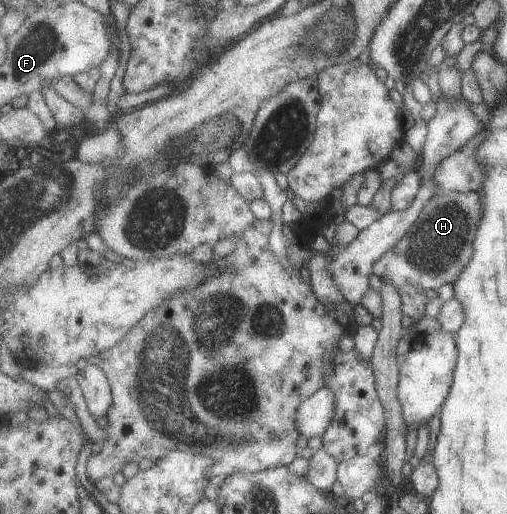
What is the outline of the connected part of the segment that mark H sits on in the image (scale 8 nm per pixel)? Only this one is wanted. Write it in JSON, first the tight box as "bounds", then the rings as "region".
{"bounds":[375,191,482,291],"region":[[[477,191],[436,195],[407,236],[375,266],[375,274],[382,280],[392,281],[399,289],[411,284],[427,291],[438,291],[445,284],[457,283],[475,253],[474,245],[482,220],[481,200],[482,194]]]}

